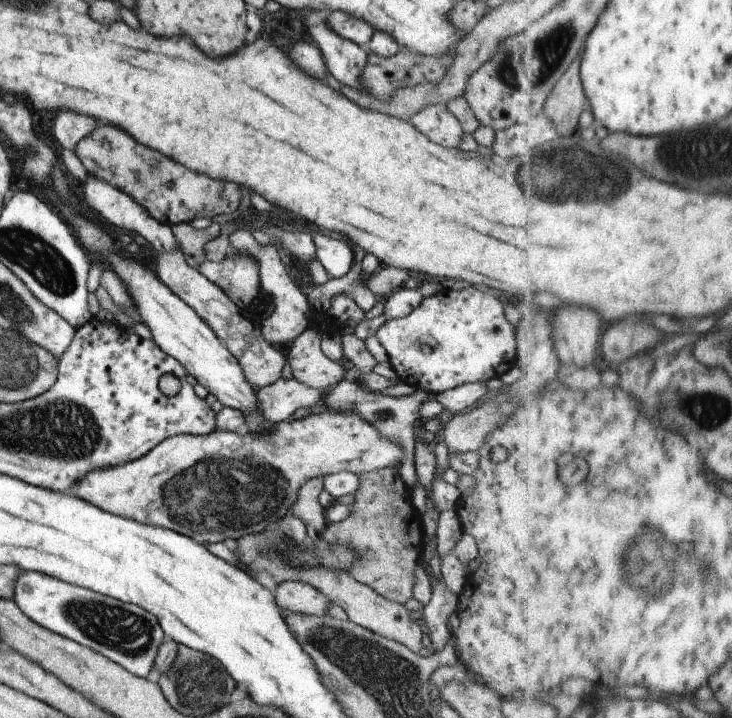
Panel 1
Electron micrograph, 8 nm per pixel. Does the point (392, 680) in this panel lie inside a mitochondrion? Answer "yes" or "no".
yes

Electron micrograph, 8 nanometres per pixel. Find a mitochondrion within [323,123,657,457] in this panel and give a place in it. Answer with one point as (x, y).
(597, 178)

